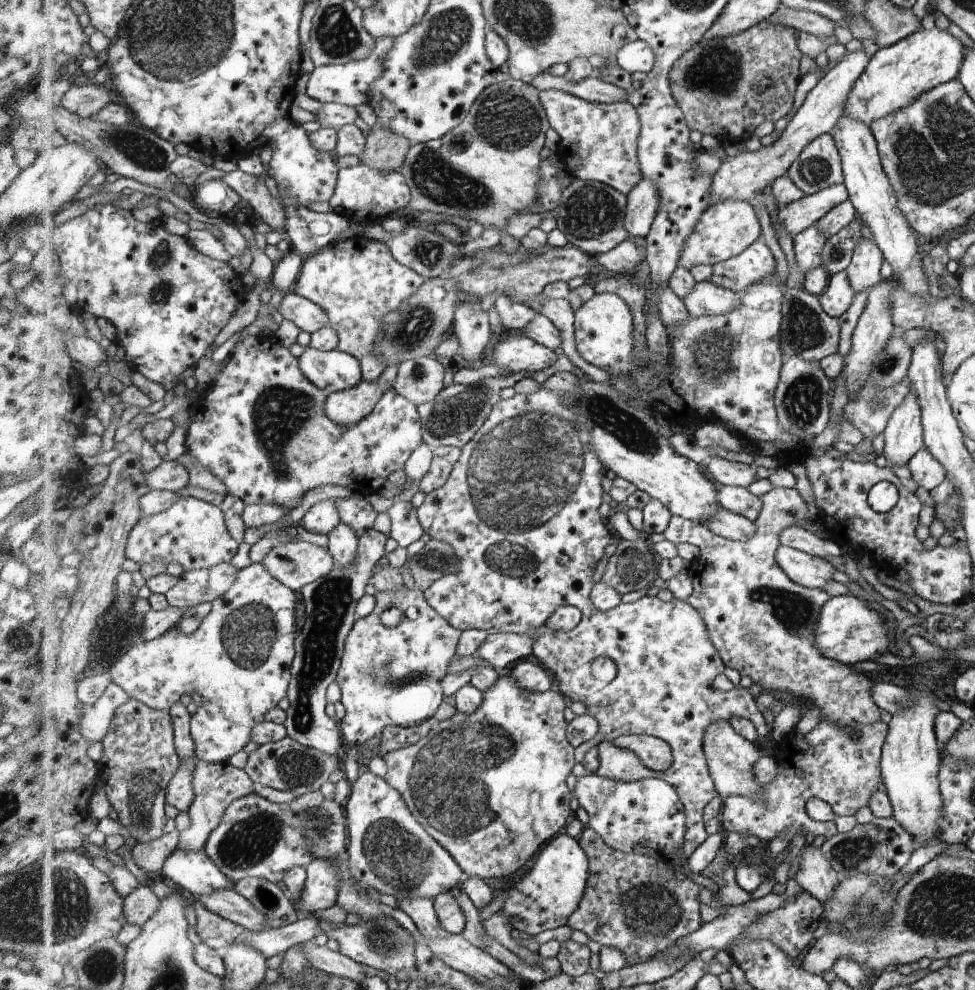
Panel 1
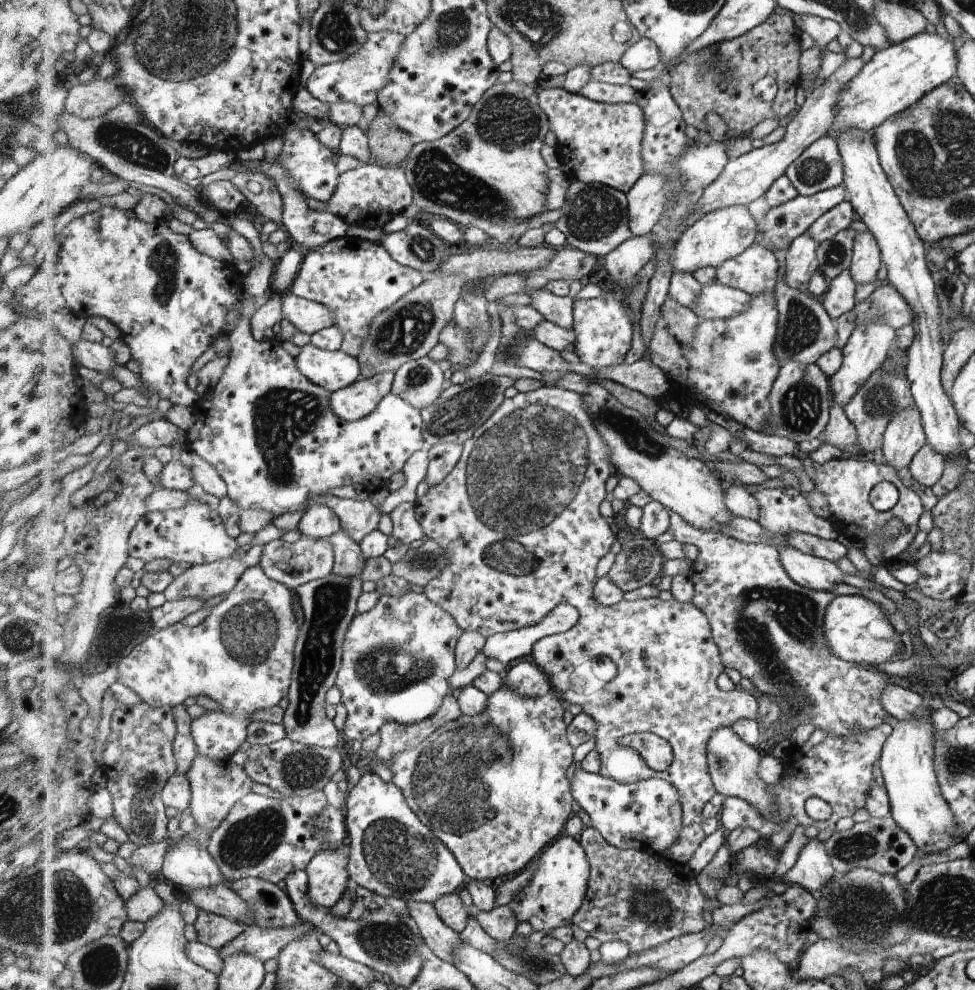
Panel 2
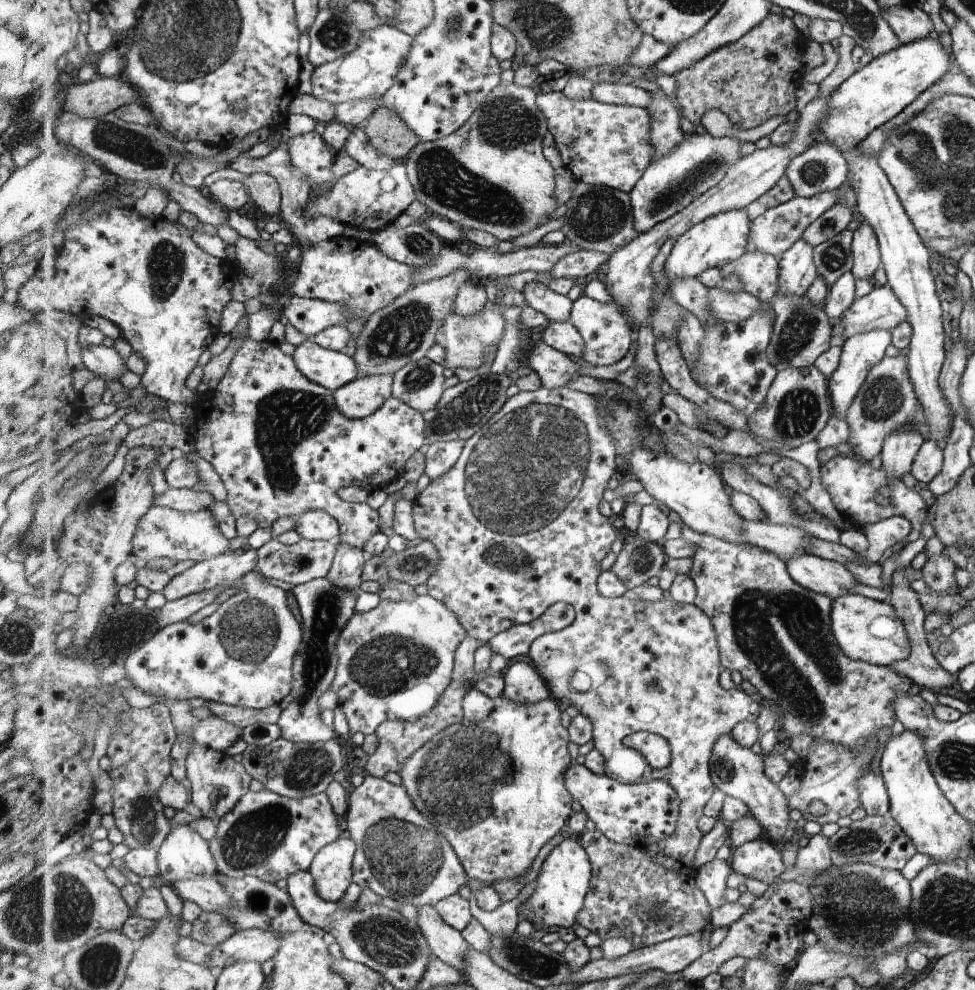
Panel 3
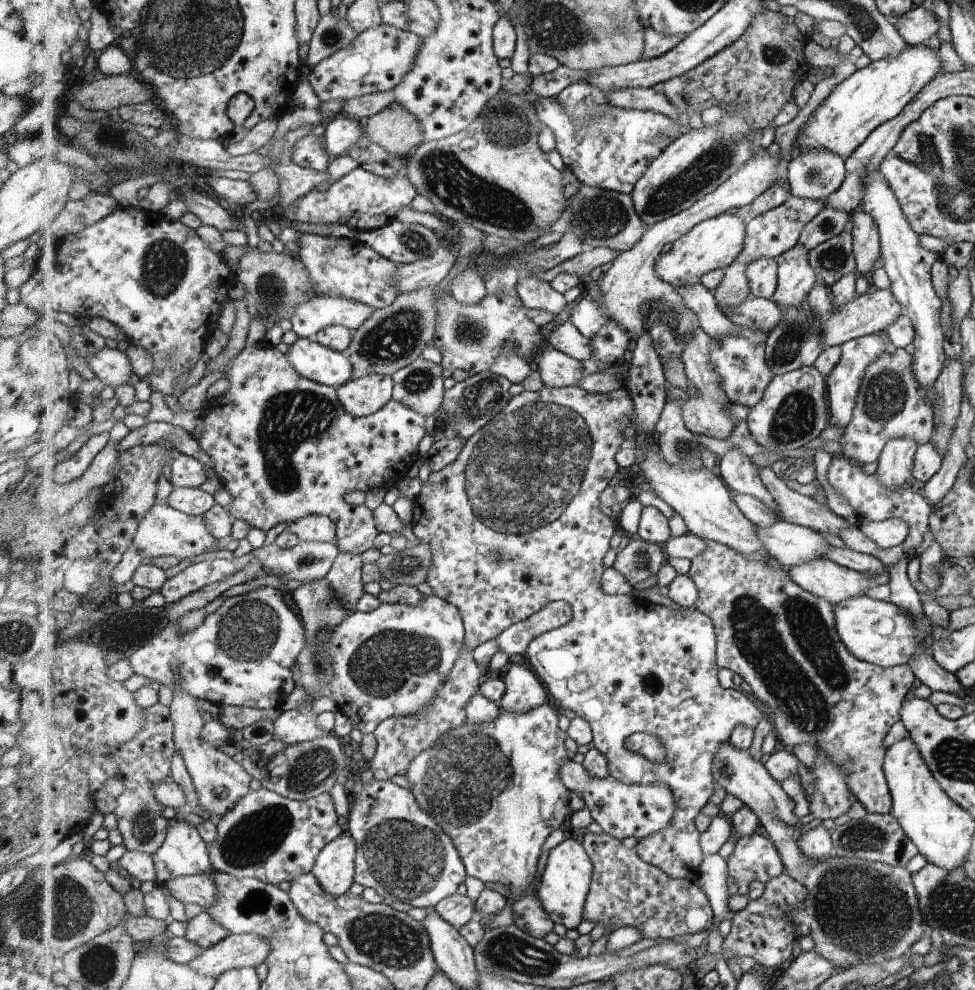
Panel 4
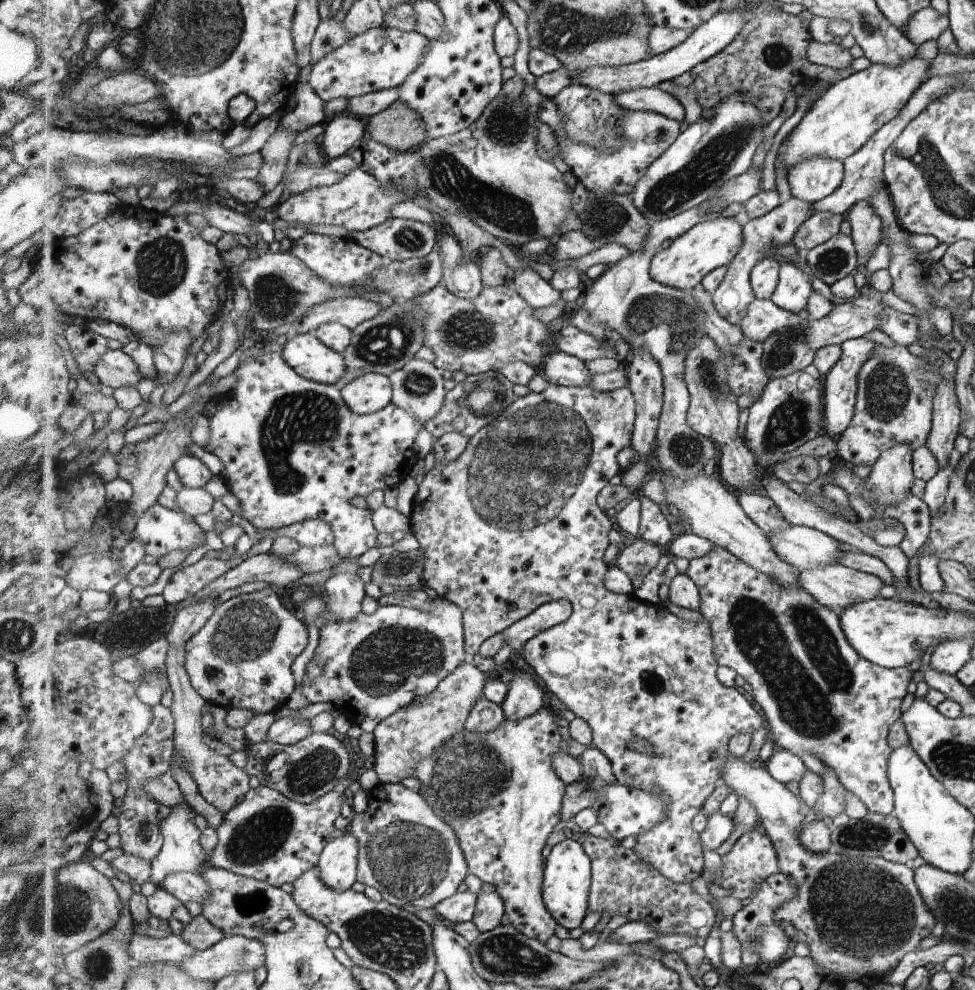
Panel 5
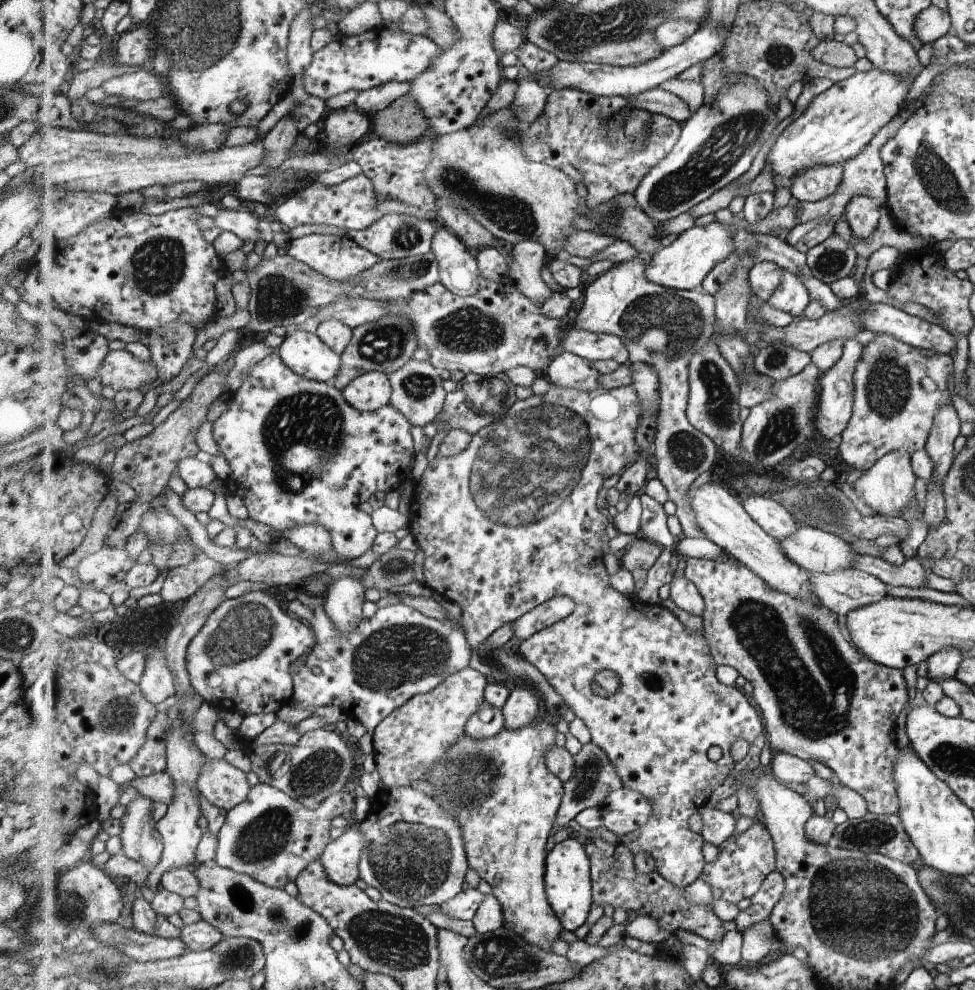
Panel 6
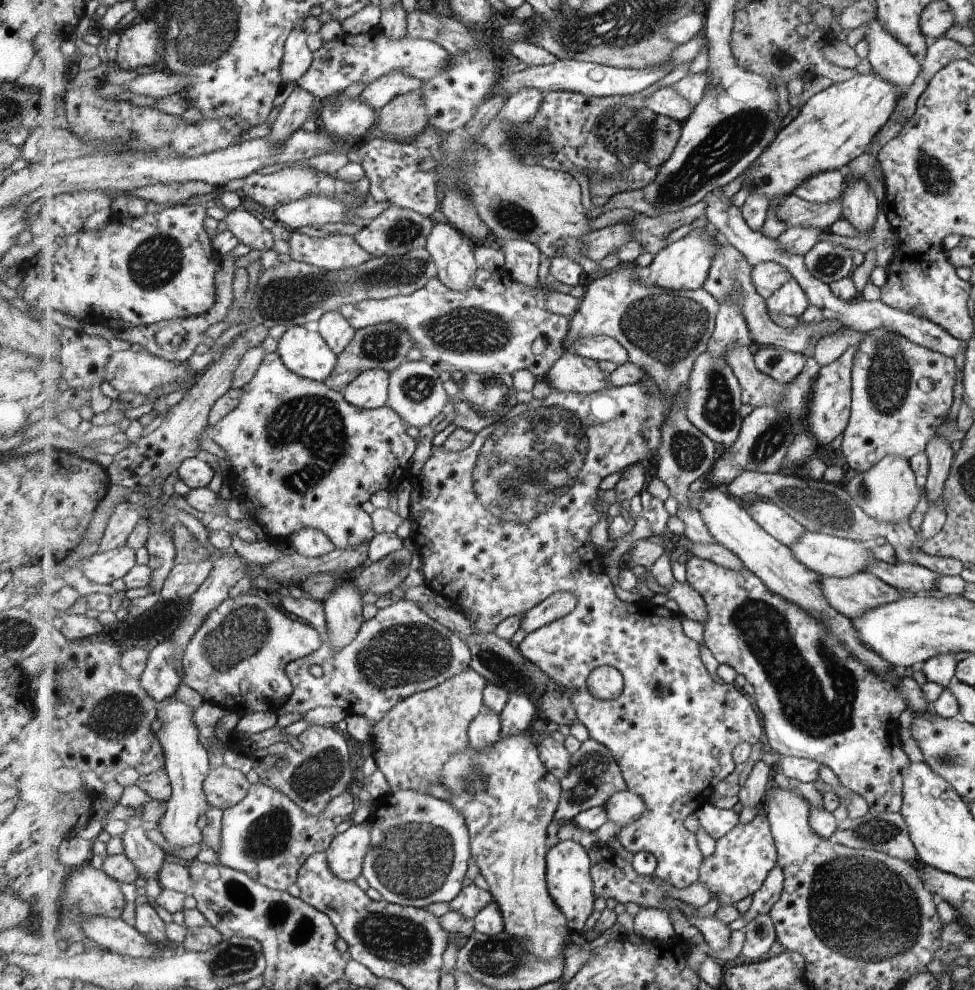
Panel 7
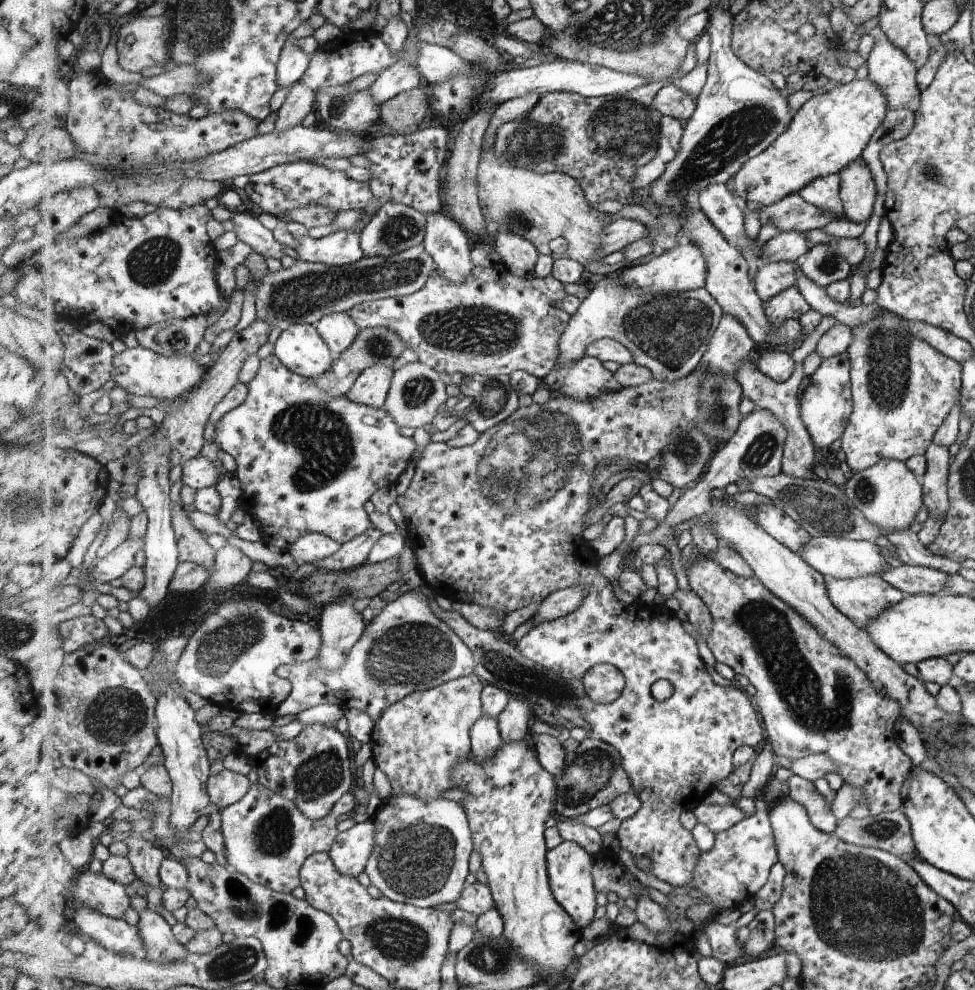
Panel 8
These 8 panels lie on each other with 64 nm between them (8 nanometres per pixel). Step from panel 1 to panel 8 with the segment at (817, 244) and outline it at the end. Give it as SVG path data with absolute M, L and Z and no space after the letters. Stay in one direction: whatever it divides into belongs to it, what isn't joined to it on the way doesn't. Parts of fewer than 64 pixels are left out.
M791 287L765 304L765 314L777 330L785 320L799 319L812 309L797 287Z

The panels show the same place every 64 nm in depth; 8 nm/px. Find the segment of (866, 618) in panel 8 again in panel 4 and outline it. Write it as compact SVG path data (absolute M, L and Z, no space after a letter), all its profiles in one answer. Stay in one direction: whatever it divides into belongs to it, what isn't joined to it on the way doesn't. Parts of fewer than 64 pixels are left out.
M817 559L802 565L789 568L790 577L805 590L815 593L815 596L828 600L834 607L850 598L862 597L867 590L888 584L887 566L883 574L876 574L874 577L867 577L865 573L847 568L839 563L833 562L831 559Z

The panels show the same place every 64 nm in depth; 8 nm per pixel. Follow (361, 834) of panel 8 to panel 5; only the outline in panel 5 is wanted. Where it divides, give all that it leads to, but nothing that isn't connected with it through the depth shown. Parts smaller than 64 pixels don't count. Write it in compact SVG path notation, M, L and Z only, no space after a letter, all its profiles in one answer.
M348 830L344 831L344 835L333 839L323 850L318 864L323 882L333 890L350 889L358 881L359 853L359 839Z

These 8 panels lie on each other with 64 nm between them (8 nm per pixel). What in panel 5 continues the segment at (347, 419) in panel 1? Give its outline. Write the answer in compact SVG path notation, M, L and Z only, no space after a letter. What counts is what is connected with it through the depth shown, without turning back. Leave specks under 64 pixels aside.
M365 373L342 388L347 406L357 414L371 414L392 402L392 382L383 373Z

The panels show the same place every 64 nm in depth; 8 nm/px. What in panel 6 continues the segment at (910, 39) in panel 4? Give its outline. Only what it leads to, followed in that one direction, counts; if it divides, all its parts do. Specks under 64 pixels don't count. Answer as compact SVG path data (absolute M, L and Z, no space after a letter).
M931 5L918 14L914 33L921 44L925 44L937 40L950 29L950 16L947 10Z

